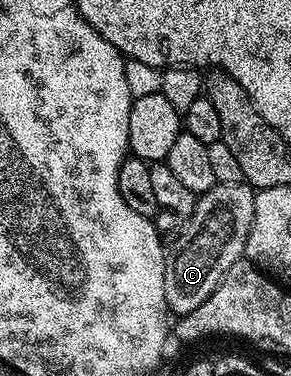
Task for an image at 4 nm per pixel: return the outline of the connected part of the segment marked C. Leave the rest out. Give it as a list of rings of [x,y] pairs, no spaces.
[[[218,184],[198,197],[191,216],[165,255],[165,302],[174,315],[195,312],[215,292],[231,264],[244,255],[253,223],[253,195],[245,184]]]

